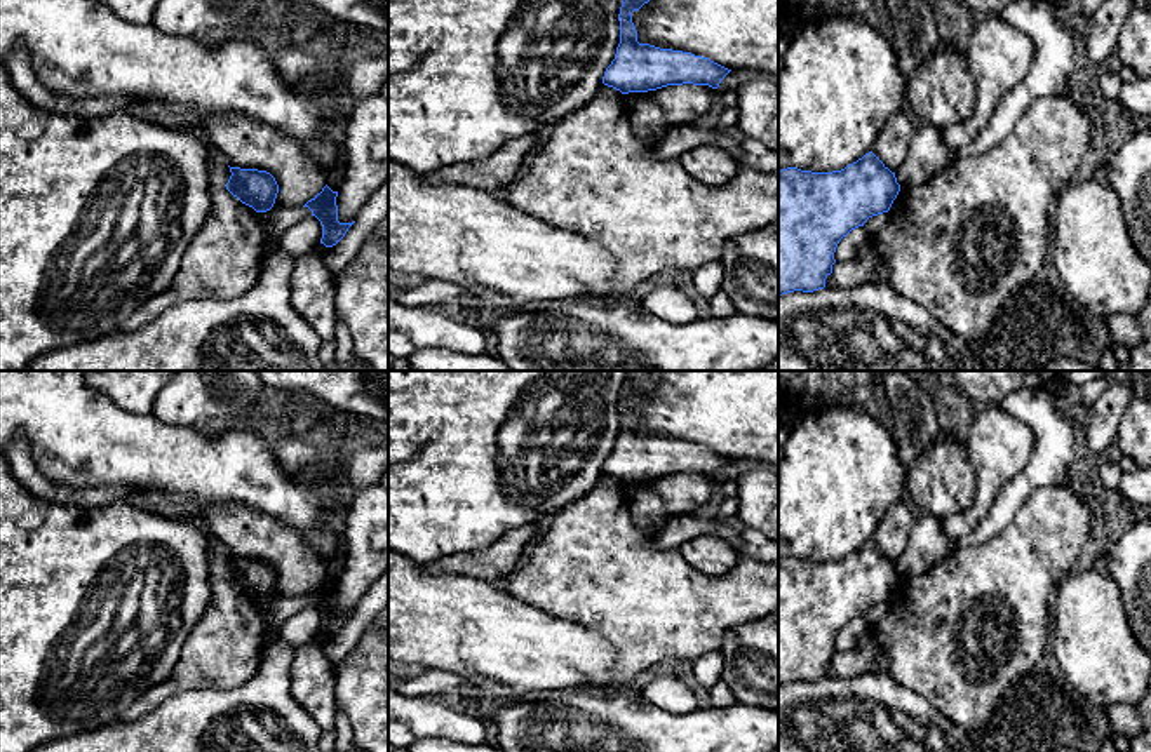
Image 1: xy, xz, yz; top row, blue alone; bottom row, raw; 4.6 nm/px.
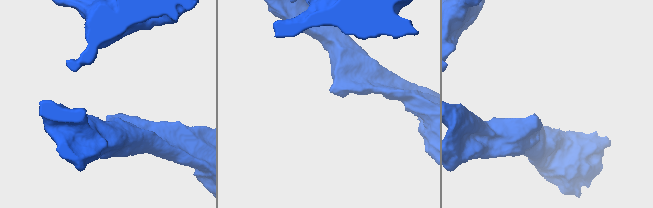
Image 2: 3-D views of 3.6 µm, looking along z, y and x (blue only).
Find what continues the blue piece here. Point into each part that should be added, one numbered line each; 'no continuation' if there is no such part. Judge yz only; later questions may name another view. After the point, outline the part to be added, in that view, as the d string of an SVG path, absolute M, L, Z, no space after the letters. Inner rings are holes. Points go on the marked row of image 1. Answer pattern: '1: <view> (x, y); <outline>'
no continuation

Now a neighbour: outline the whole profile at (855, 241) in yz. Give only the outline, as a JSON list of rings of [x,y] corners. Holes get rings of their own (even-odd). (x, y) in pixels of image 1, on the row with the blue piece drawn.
[[[858,226],[843,237],[836,247],[834,259],[836,263],[848,261],[855,258],[864,247],[871,244],[872,237]]]

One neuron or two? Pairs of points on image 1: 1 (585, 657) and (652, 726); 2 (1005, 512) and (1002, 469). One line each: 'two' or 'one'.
1: two
2: two

